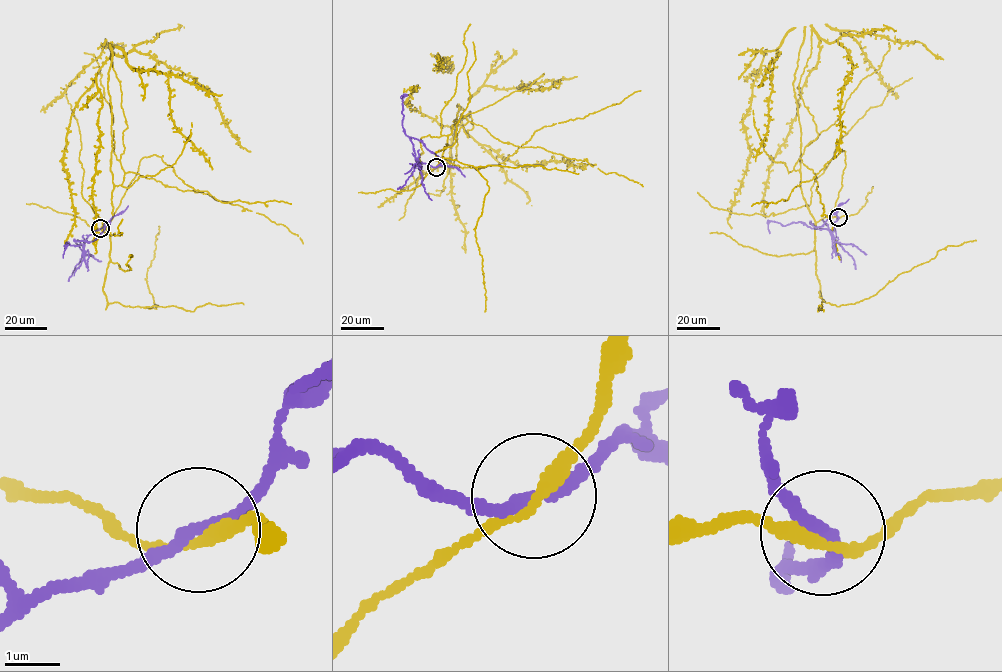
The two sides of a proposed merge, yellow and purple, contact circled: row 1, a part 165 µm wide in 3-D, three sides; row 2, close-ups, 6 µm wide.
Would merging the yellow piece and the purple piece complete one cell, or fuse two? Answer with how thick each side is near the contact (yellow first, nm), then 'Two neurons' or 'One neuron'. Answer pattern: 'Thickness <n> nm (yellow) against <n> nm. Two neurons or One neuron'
Thickness 240 nm (yellow) against 220 nm. Two neurons

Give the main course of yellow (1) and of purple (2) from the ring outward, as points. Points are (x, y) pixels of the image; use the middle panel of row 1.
1: (436, 166), (465, 117), (468, 137), (470, 112), (445, 126), (410, 109), (416, 88), (404, 88)
2: (436, 167), (418, 162), (413, 143), (402, 127), (403, 95), (400, 98)

